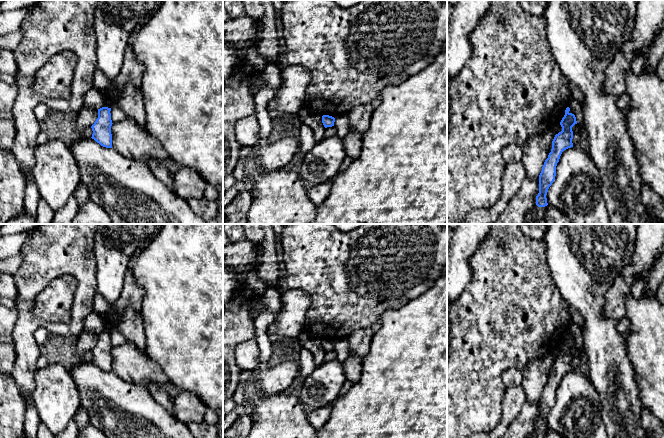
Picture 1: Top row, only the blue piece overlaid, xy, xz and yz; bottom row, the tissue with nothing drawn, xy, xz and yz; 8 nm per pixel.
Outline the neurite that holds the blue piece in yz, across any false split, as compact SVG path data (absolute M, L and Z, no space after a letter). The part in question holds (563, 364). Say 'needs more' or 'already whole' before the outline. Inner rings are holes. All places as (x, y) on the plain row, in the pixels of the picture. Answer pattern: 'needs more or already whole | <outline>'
already whole | M567 331L565 339L560 346L562 355L555 359L552 365L551 376L545 384L542 395L539 399L539 417L536 420L536 429L538 431L545 431L548 429L546 419L549 411L555 404L556 390L559 386L560 380L564 374L573 371L572 351L577 348L577 345L575 339L569 335L570 332Z

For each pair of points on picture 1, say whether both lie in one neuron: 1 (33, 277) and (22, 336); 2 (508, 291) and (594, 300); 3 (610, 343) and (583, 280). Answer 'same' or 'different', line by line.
1: same
2: different
3: same

